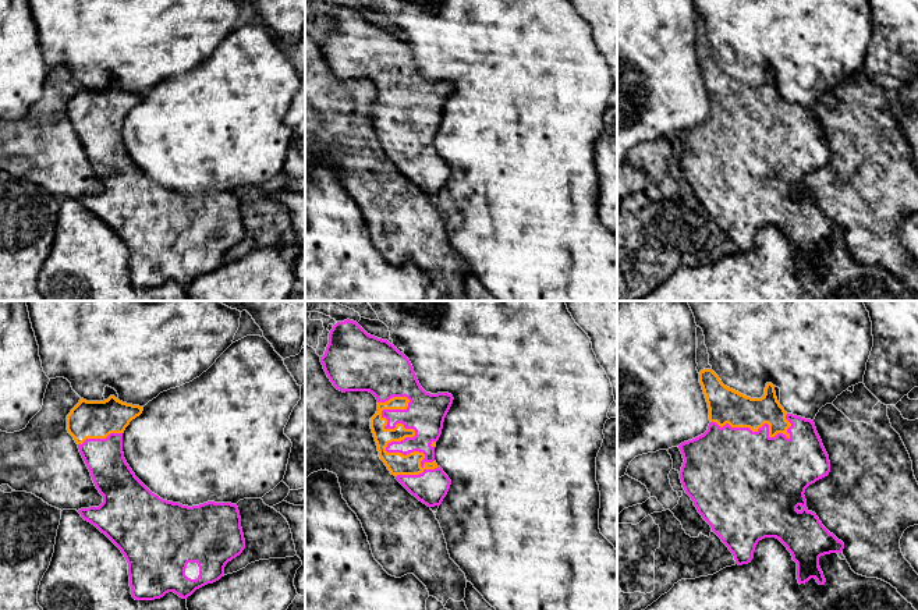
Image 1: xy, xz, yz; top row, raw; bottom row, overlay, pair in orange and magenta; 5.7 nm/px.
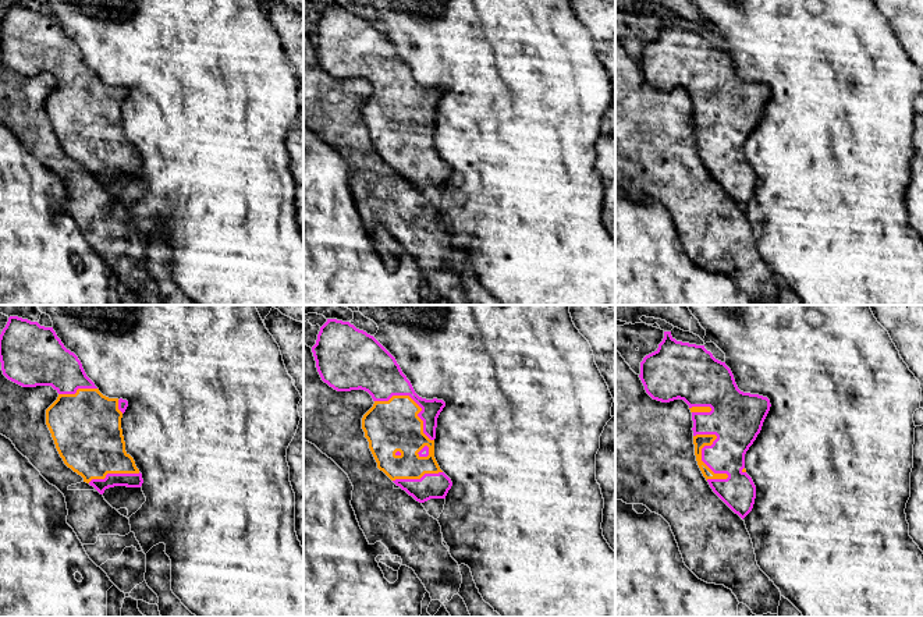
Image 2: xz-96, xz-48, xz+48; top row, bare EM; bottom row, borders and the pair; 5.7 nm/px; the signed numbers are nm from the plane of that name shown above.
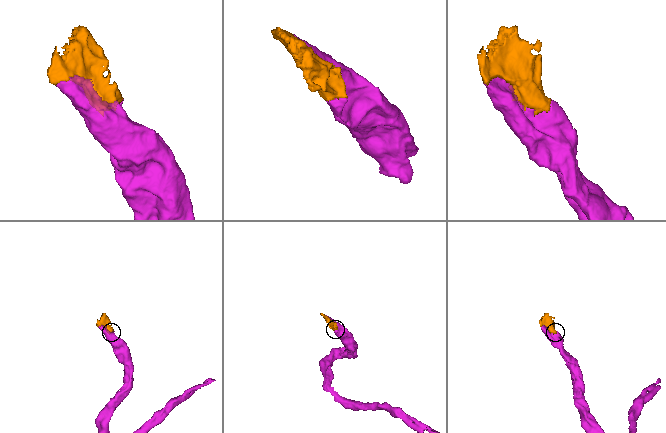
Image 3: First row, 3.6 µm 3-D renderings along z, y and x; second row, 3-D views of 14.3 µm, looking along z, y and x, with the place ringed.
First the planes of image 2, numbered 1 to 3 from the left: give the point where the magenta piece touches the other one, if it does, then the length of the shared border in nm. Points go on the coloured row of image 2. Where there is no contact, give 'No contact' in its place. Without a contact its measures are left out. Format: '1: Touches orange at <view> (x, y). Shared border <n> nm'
1: Touches orange at xz-96 (113, 472). Shared border 300 nm
2: Touches orange at xz-48 (415, 403). Shared border 420 nm
3: Touches orange at xz+48 (700, 450). Shared border 320 nm

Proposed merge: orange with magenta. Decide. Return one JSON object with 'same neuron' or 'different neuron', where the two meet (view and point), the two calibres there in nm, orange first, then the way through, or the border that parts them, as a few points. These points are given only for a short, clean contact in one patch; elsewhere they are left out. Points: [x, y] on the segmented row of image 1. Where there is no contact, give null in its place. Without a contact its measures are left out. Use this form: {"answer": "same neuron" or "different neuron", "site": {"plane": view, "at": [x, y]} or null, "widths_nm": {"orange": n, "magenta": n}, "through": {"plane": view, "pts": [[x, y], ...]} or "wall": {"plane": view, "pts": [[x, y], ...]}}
{"answer": "same neuron", "site": {"plane": "xz", "at": [411, 429]}, "widths_nm": {"orange": 130, "magenta": 220}}

